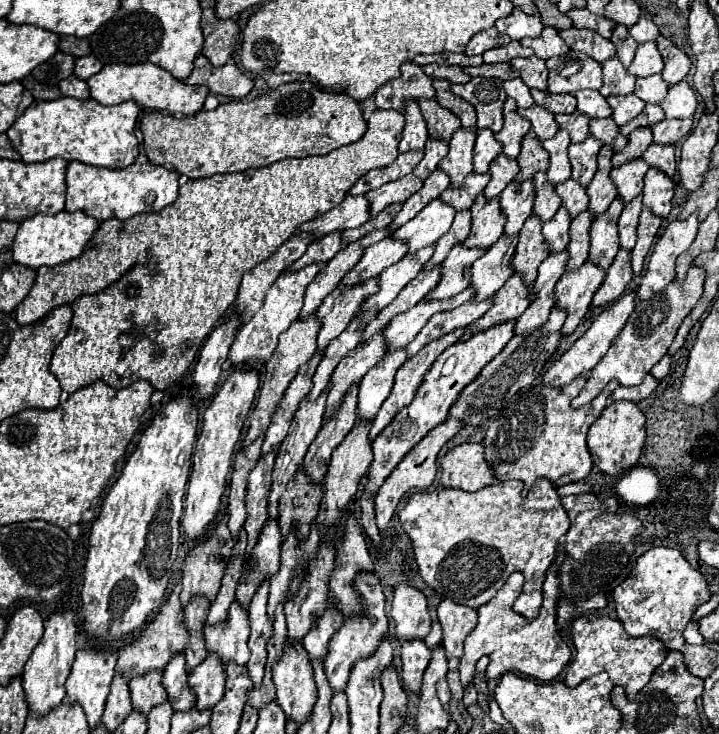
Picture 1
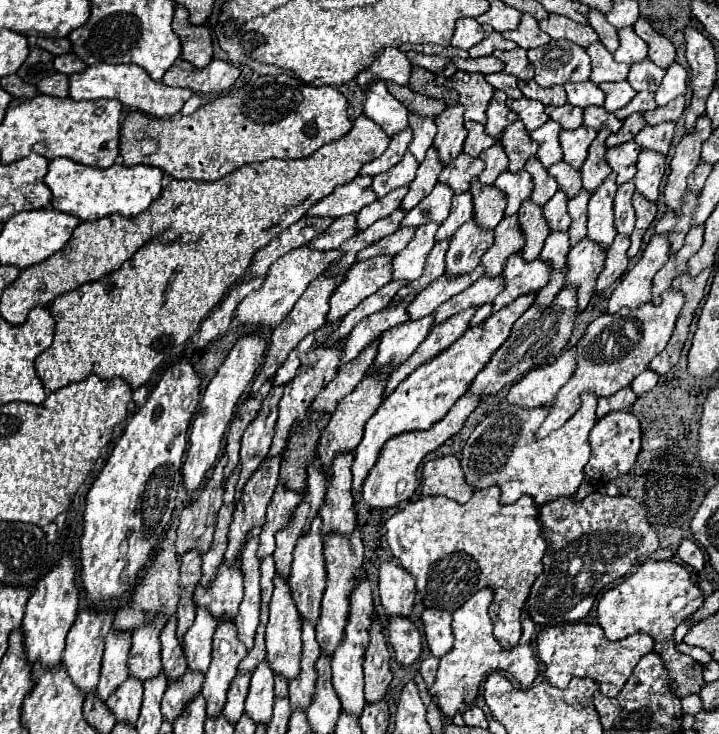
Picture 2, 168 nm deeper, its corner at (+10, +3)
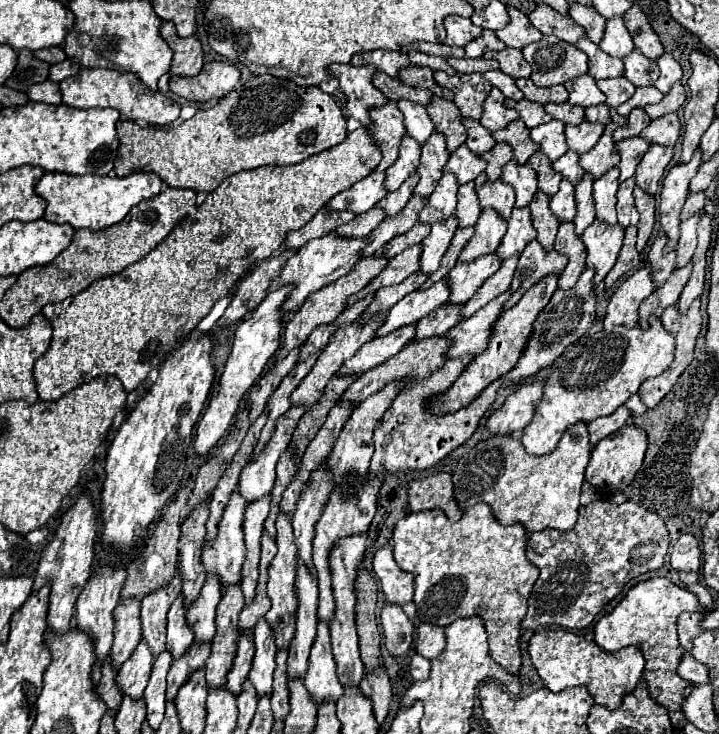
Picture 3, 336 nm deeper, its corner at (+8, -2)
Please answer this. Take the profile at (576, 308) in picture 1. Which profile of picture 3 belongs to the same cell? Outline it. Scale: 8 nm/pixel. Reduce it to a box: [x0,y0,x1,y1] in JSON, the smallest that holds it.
[581,221,623,289]

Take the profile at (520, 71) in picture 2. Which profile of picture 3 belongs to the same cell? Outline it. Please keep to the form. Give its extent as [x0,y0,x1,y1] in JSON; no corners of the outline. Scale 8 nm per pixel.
[485,47,531,79]

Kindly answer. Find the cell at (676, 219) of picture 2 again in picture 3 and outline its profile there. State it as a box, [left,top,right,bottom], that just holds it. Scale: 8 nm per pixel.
[649,235,677,287]

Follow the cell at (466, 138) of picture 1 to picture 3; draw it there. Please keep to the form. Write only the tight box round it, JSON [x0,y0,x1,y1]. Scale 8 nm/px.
[427,97,467,153]

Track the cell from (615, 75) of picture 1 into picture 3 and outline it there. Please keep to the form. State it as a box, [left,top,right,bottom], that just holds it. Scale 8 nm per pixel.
[577,37,623,79]

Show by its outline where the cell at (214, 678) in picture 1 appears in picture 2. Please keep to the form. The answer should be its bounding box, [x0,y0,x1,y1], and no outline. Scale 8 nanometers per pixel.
[183,606,217,672]

